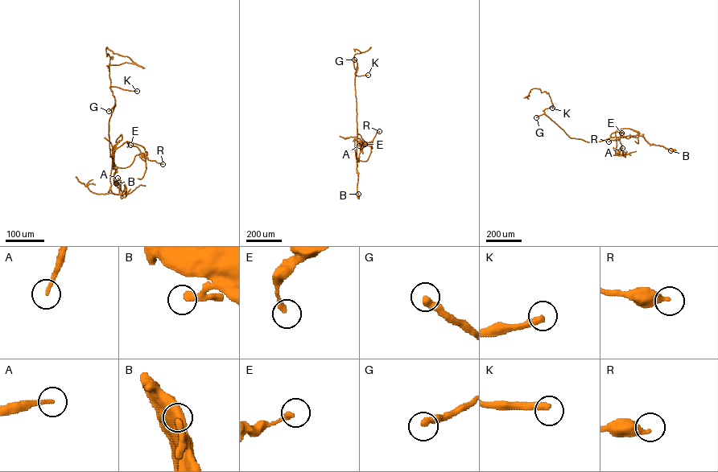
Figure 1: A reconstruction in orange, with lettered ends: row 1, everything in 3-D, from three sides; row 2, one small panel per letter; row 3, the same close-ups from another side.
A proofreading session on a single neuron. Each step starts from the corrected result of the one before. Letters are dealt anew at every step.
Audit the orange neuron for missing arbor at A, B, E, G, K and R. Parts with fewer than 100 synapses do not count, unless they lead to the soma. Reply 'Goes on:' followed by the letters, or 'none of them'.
Goes on: K

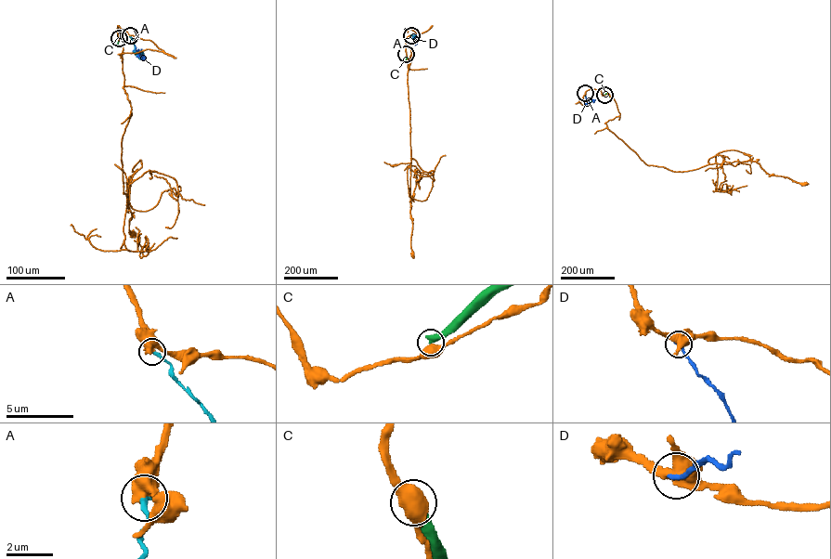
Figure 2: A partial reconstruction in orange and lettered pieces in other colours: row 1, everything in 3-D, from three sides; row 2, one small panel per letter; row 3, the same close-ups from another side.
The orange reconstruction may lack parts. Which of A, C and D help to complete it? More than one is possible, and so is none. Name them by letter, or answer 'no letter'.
no letter

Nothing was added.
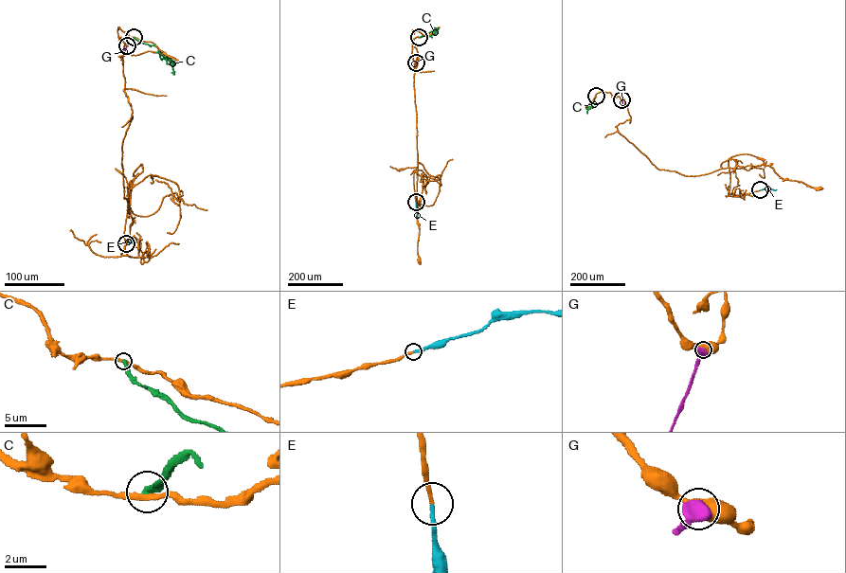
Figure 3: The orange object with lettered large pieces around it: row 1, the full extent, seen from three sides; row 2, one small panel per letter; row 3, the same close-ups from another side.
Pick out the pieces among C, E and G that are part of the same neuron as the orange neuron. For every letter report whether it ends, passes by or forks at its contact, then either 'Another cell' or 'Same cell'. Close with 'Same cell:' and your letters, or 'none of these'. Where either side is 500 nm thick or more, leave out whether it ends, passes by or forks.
C: It ends there. Another cell
E: It ends there. Same cell
G: Another cell
Same cell: E

